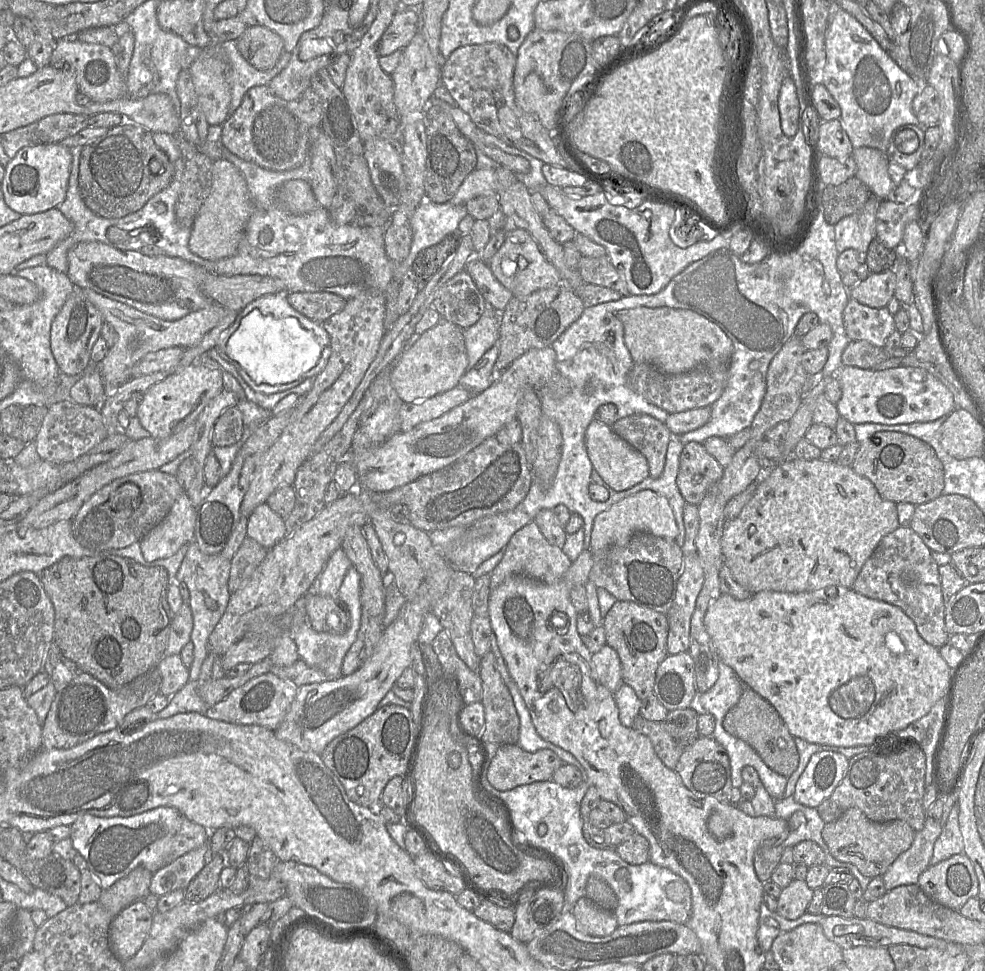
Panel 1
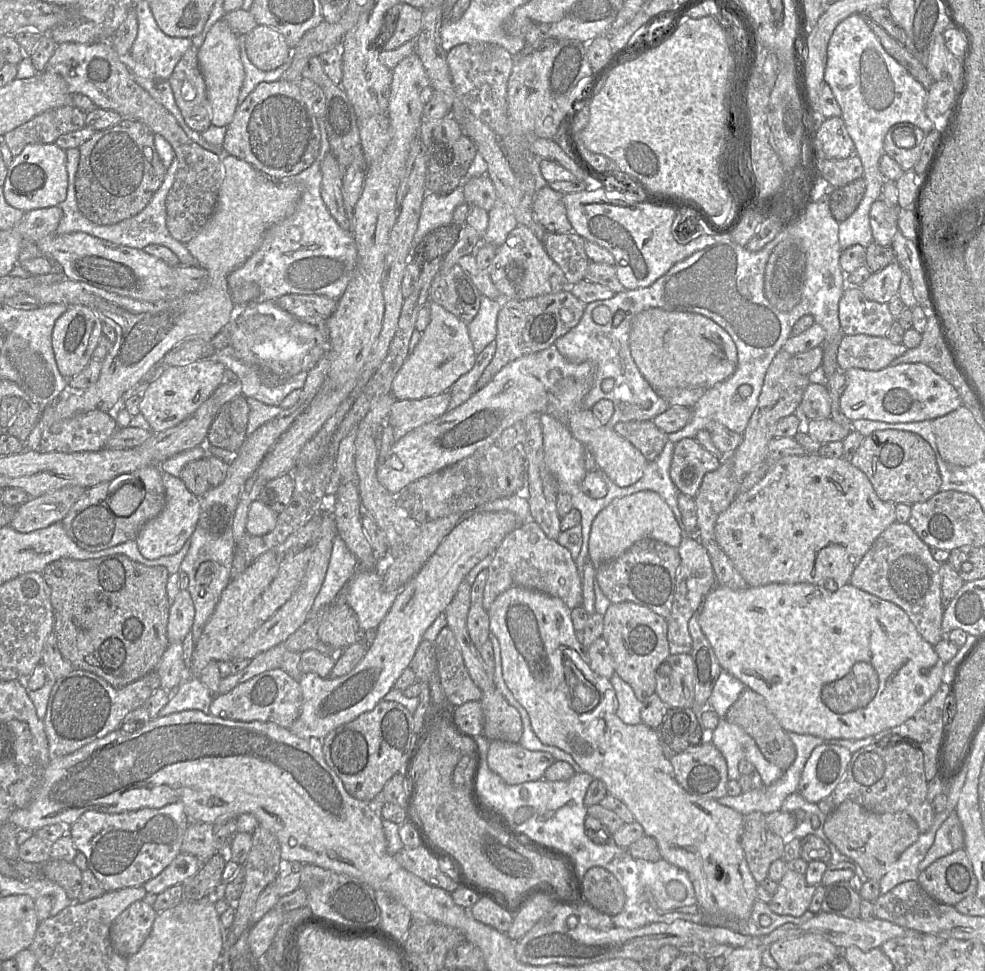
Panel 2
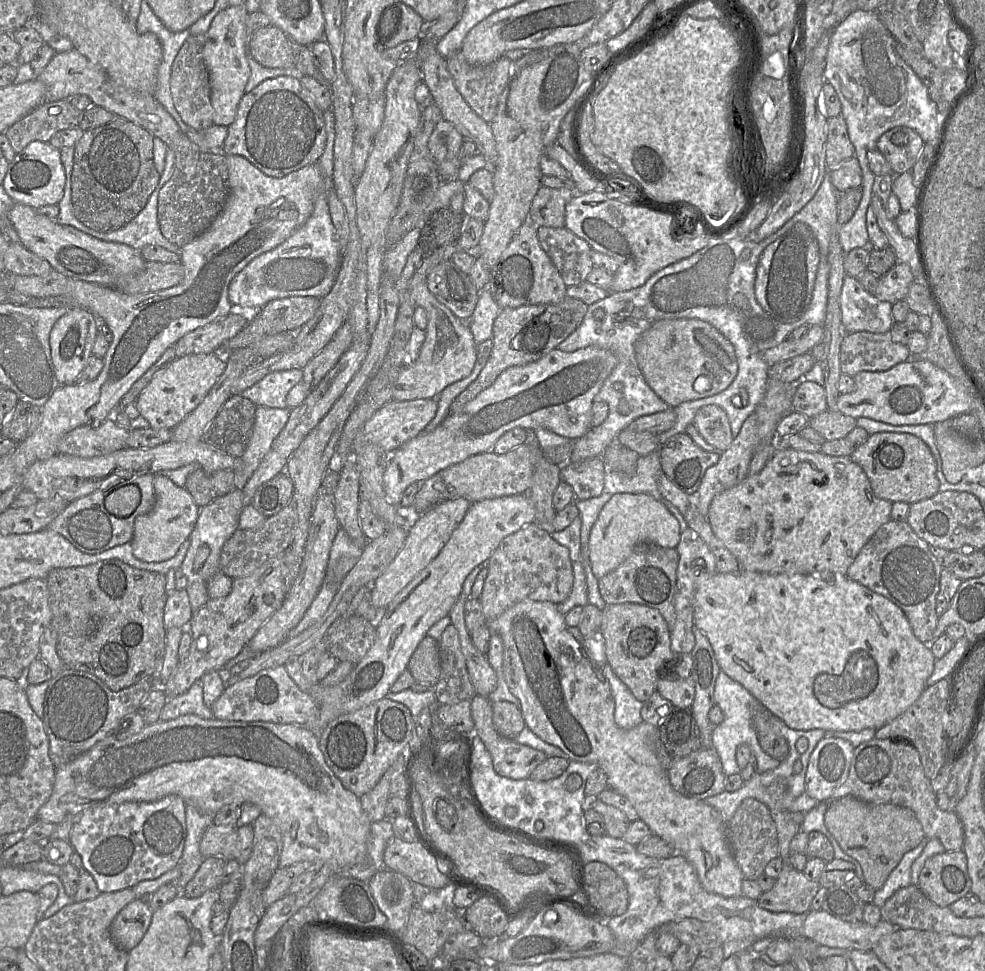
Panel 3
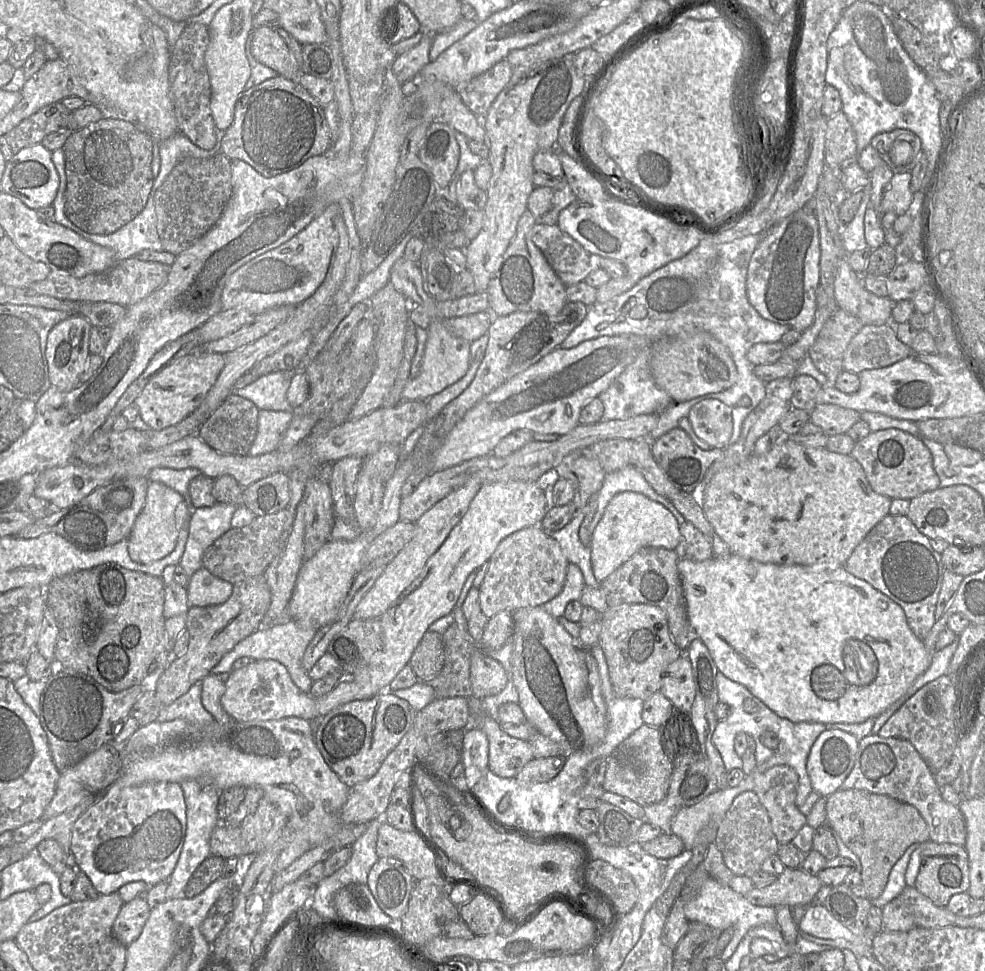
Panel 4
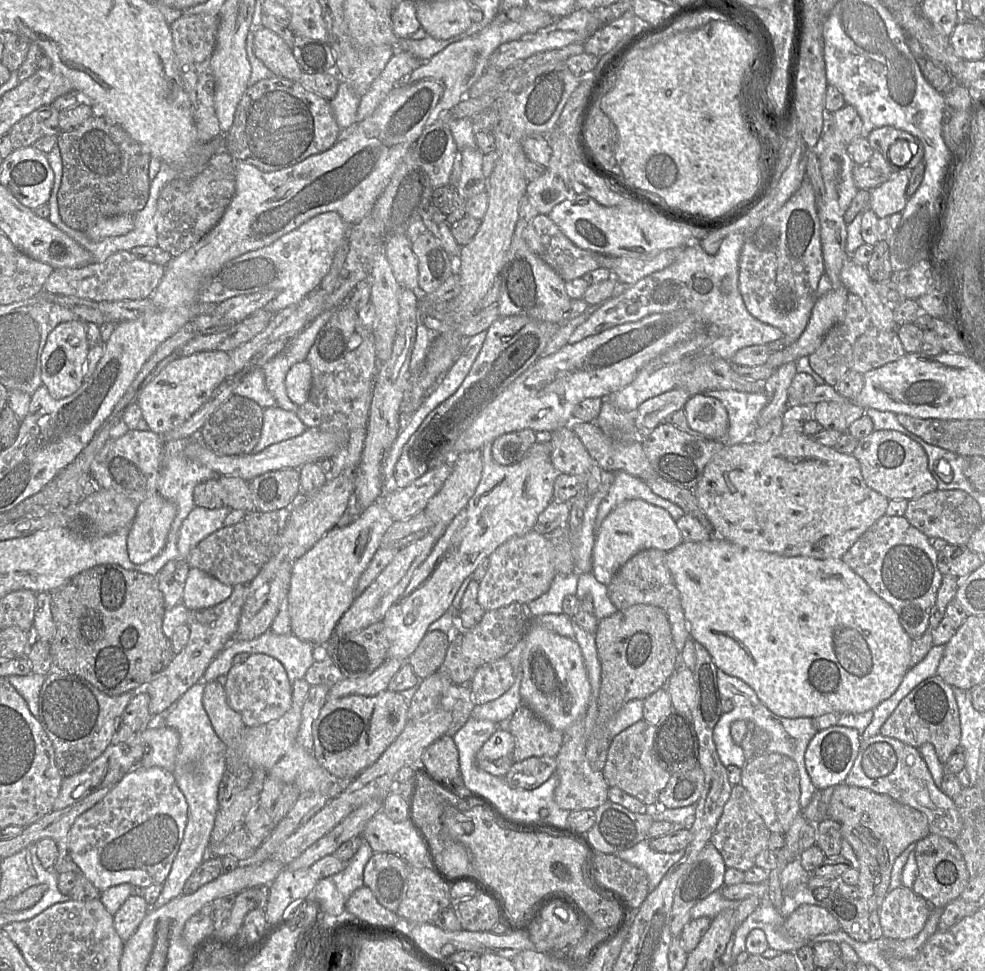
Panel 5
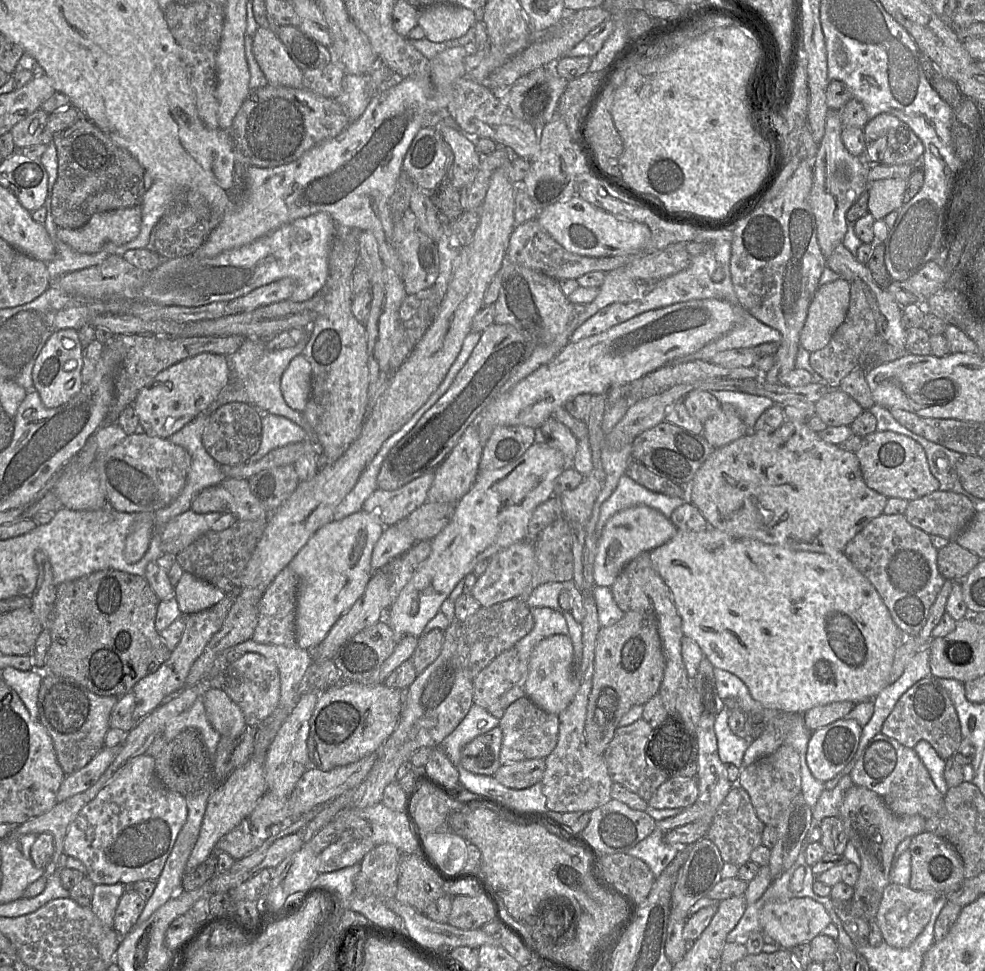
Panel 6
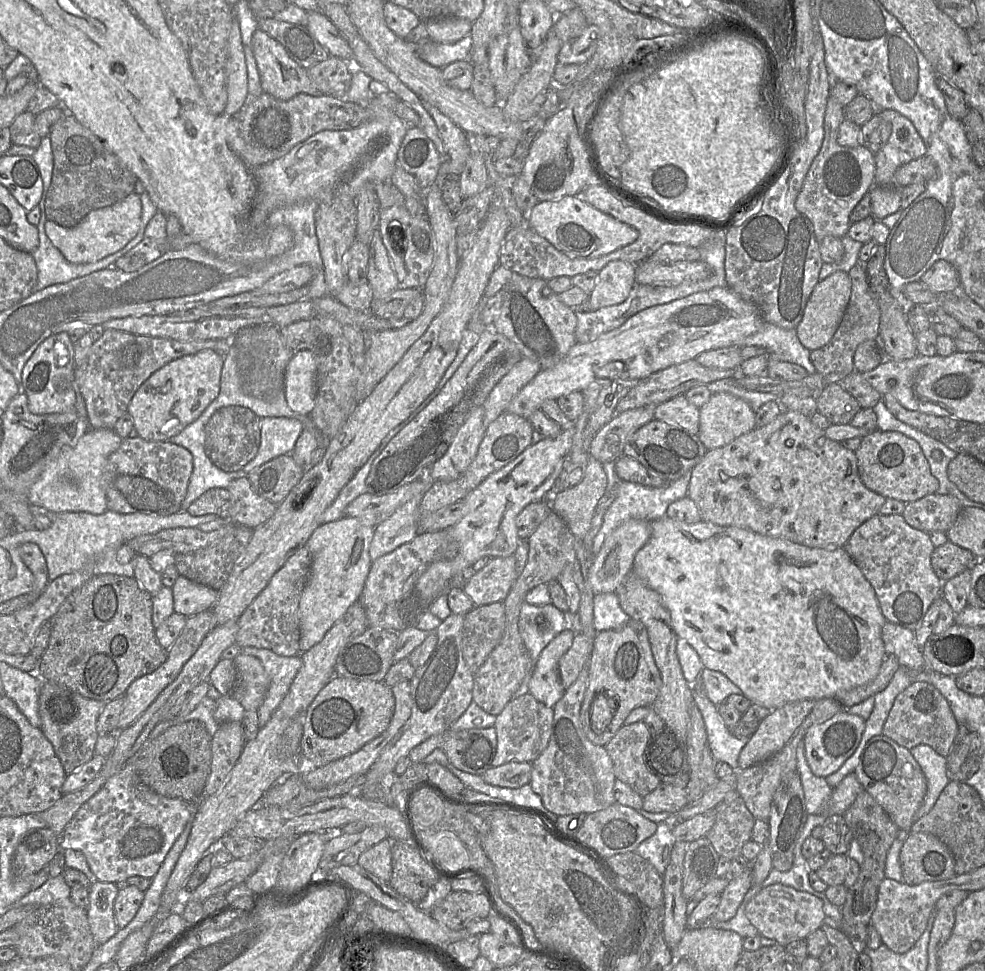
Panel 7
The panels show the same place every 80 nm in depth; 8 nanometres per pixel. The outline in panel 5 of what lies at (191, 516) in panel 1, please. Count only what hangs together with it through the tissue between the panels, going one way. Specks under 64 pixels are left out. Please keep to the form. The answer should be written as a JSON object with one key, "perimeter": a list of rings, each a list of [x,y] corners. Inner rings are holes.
{"perimeter":[[[158,492],[138,505],[127,536],[127,553],[132,563],[143,564],[162,551],[176,513],[174,504]]]}

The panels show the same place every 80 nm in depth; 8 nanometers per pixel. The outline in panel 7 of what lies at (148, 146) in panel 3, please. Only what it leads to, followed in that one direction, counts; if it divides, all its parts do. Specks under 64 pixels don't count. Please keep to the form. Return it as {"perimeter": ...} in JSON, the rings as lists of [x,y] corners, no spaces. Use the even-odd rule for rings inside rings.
{"perimeter":[[[66,113],[50,130],[53,173],[44,208],[46,218],[62,227],[74,227],[91,211],[112,206],[135,192],[138,177],[88,128]]]}

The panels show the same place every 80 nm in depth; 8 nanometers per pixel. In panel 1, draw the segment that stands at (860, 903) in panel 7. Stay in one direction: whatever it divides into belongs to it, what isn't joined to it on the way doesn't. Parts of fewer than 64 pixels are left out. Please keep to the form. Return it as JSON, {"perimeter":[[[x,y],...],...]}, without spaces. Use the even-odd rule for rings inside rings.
{"perimeter":[[[858,808],[846,810],[833,822],[825,823],[822,838],[830,854],[838,861],[851,863],[867,877],[882,876],[895,859],[910,846],[915,837],[913,828],[903,820],[874,822]]]}

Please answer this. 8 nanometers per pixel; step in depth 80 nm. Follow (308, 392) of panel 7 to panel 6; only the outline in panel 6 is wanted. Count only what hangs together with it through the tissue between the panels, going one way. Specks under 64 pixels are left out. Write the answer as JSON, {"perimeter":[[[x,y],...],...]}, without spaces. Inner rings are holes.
{"perimeter":[[[304,354],[296,356],[281,378],[281,392],[288,406],[303,412],[312,390],[312,367]]]}

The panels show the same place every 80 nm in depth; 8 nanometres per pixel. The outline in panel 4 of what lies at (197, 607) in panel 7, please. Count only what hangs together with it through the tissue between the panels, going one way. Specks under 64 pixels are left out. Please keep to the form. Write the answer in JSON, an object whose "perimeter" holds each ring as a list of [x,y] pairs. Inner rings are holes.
{"perimeter":[[[200,568],[189,578],[186,590],[190,607],[216,606],[230,598],[233,584]]]}

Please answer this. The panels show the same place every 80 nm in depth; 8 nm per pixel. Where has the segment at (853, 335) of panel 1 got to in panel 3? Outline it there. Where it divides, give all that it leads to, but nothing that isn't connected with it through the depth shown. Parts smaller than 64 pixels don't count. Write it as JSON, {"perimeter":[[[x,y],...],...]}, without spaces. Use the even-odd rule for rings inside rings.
{"perimeter":[[[845,275],[840,294],[841,322],[846,333],[886,333],[894,320],[892,304],[868,292],[856,277]]]}

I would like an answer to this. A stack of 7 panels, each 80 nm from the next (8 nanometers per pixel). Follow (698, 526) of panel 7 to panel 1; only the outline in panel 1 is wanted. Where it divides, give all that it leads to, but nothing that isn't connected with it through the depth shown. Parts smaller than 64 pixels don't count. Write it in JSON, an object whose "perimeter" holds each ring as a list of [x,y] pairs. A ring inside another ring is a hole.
{"perimeter":[[[843,586],[838,587],[838,596],[834,599],[828,597],[824,590],[812,591],[812,592],[800,592],[800,593],[788,593],[788,592],[777,592],[777,591],[761,591],[756,594],[753,594],[746,600],[738,600],[729,594],[721,594],[721,596],[714,601],[707,609],[704,616],[704,625],[712,639],[716,652],[718,654],[719,660],[731,667],[734,672],[737,674],[738,678],[743,682],[745,687],[751,688],[753,691],[758,693],[762,698],[768,701],[778,712],[783,722],[785,723],[788,731],[793,737],[801,738],[809,743],[820,744],[820,745],[829,745],[829,746],[837,746],[837,747],[853,747],[859,745],[870,745],[875,741],[882,740],[882,744],[886,743],[890,745],[890,734],[892,732],[897,732],[906,728],[912,722],[920,719],[924,715],[926,715],[933,705],[942,697],[946,697],[946,693],[951,681],[952,671],[953,669],[948,666],[946,661],[941,656],[939,649],[927,643],[919,634],[915,622],[898,606],[892,605],[885,601],[872,599],[866,597],[858,592],[856,592],[853,588],[846,588]]]}

